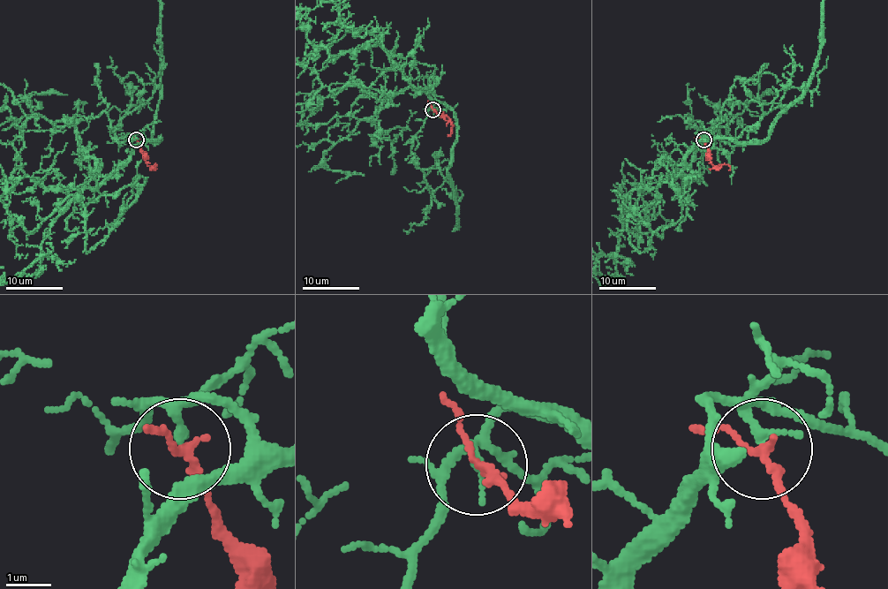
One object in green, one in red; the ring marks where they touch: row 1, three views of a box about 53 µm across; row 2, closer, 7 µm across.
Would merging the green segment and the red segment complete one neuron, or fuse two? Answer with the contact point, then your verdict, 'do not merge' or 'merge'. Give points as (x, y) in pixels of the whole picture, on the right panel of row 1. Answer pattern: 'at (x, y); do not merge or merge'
at (703, 139); merge

